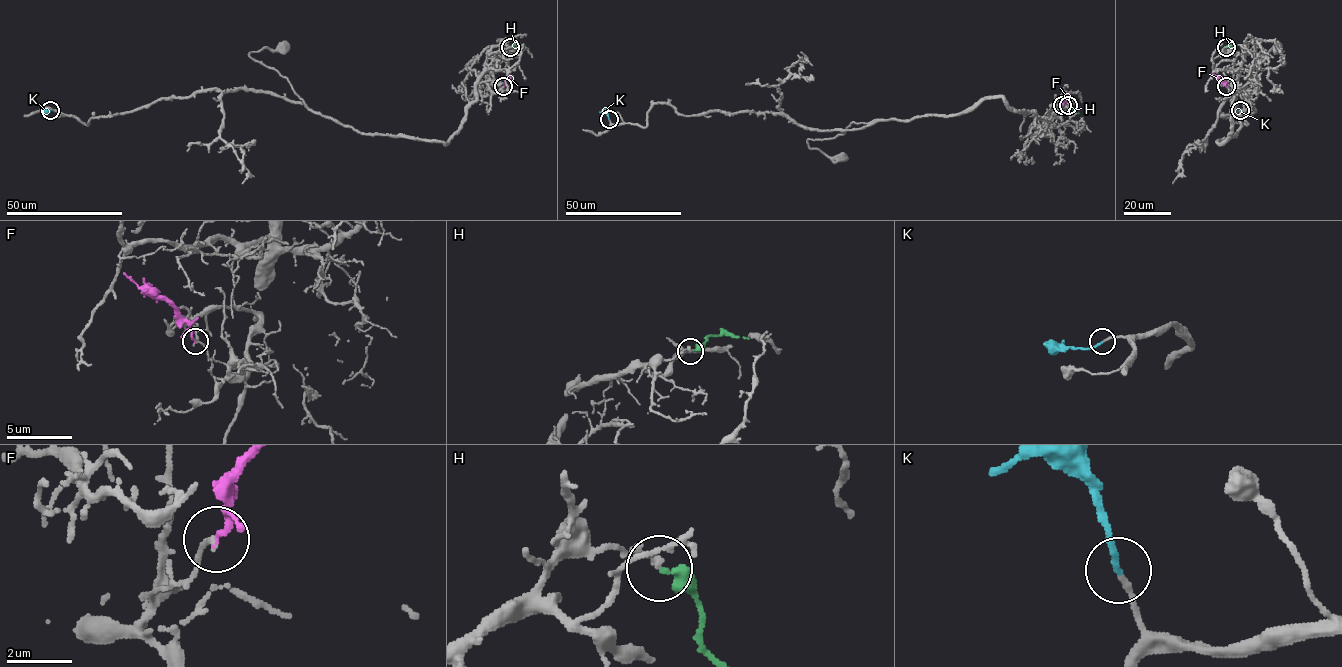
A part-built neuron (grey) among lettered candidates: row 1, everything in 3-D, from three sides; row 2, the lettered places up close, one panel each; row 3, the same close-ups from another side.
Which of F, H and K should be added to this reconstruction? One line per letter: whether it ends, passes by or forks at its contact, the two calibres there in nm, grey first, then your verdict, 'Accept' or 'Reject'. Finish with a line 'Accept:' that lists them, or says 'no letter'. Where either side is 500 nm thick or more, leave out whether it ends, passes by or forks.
F: It passes by. Thickness 140 nm (grey) against 120 nm. Reject
H: It ends there. Thickness 180 nm (grey) against 320 nm. Reject
K: It ends there. Thickness 170 nm (grey) against 190 nm. Accept
Accept: K

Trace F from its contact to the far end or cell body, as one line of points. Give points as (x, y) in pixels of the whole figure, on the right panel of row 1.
F: (1226, 86), (1213, 74)

